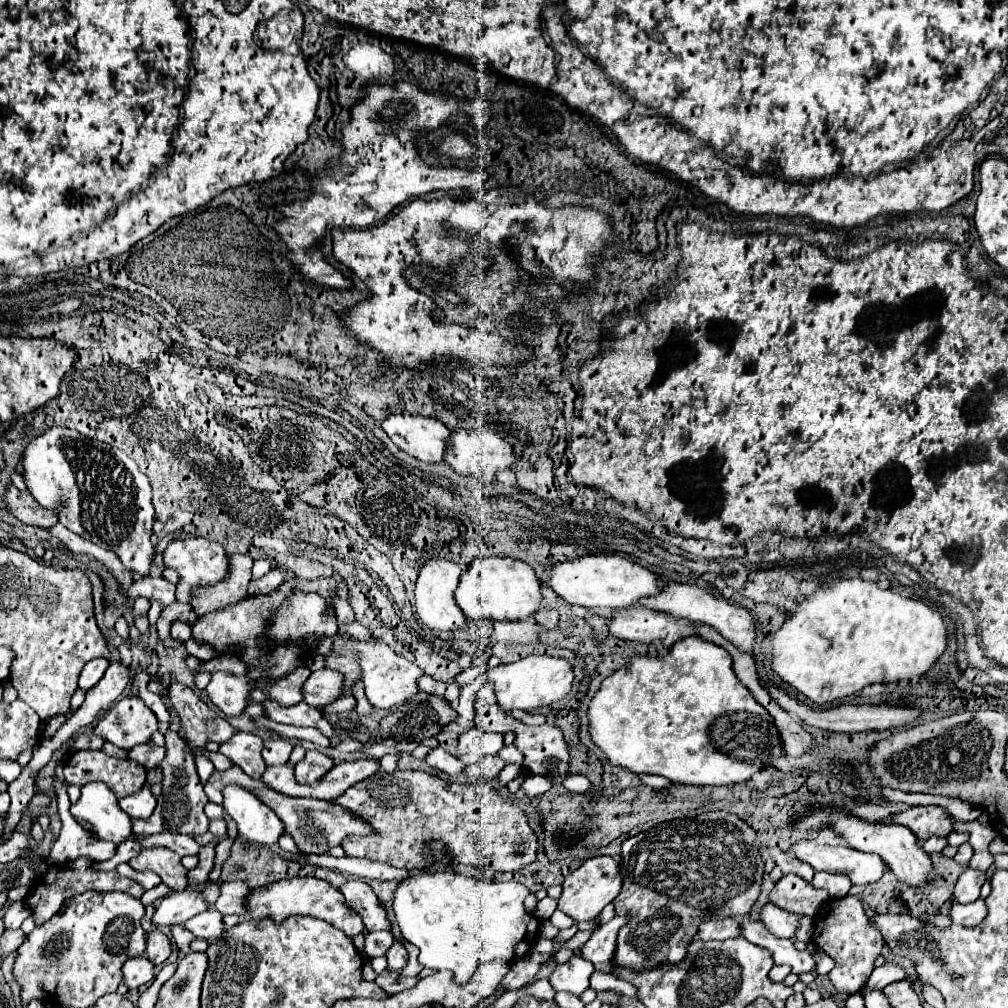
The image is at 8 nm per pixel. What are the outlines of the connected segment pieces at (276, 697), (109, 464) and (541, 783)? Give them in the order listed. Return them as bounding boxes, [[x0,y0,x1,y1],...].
[[251,666,311,706],[23,426,157,578],[521,774,551,796]]

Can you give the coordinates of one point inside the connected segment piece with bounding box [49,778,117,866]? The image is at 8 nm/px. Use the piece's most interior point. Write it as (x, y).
(74, 841)

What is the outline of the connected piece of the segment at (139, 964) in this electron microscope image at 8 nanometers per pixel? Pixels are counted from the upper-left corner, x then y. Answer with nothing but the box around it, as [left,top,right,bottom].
[123,956,153,988]

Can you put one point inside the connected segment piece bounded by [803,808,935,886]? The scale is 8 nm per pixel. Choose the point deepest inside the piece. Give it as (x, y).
(897, 846)

